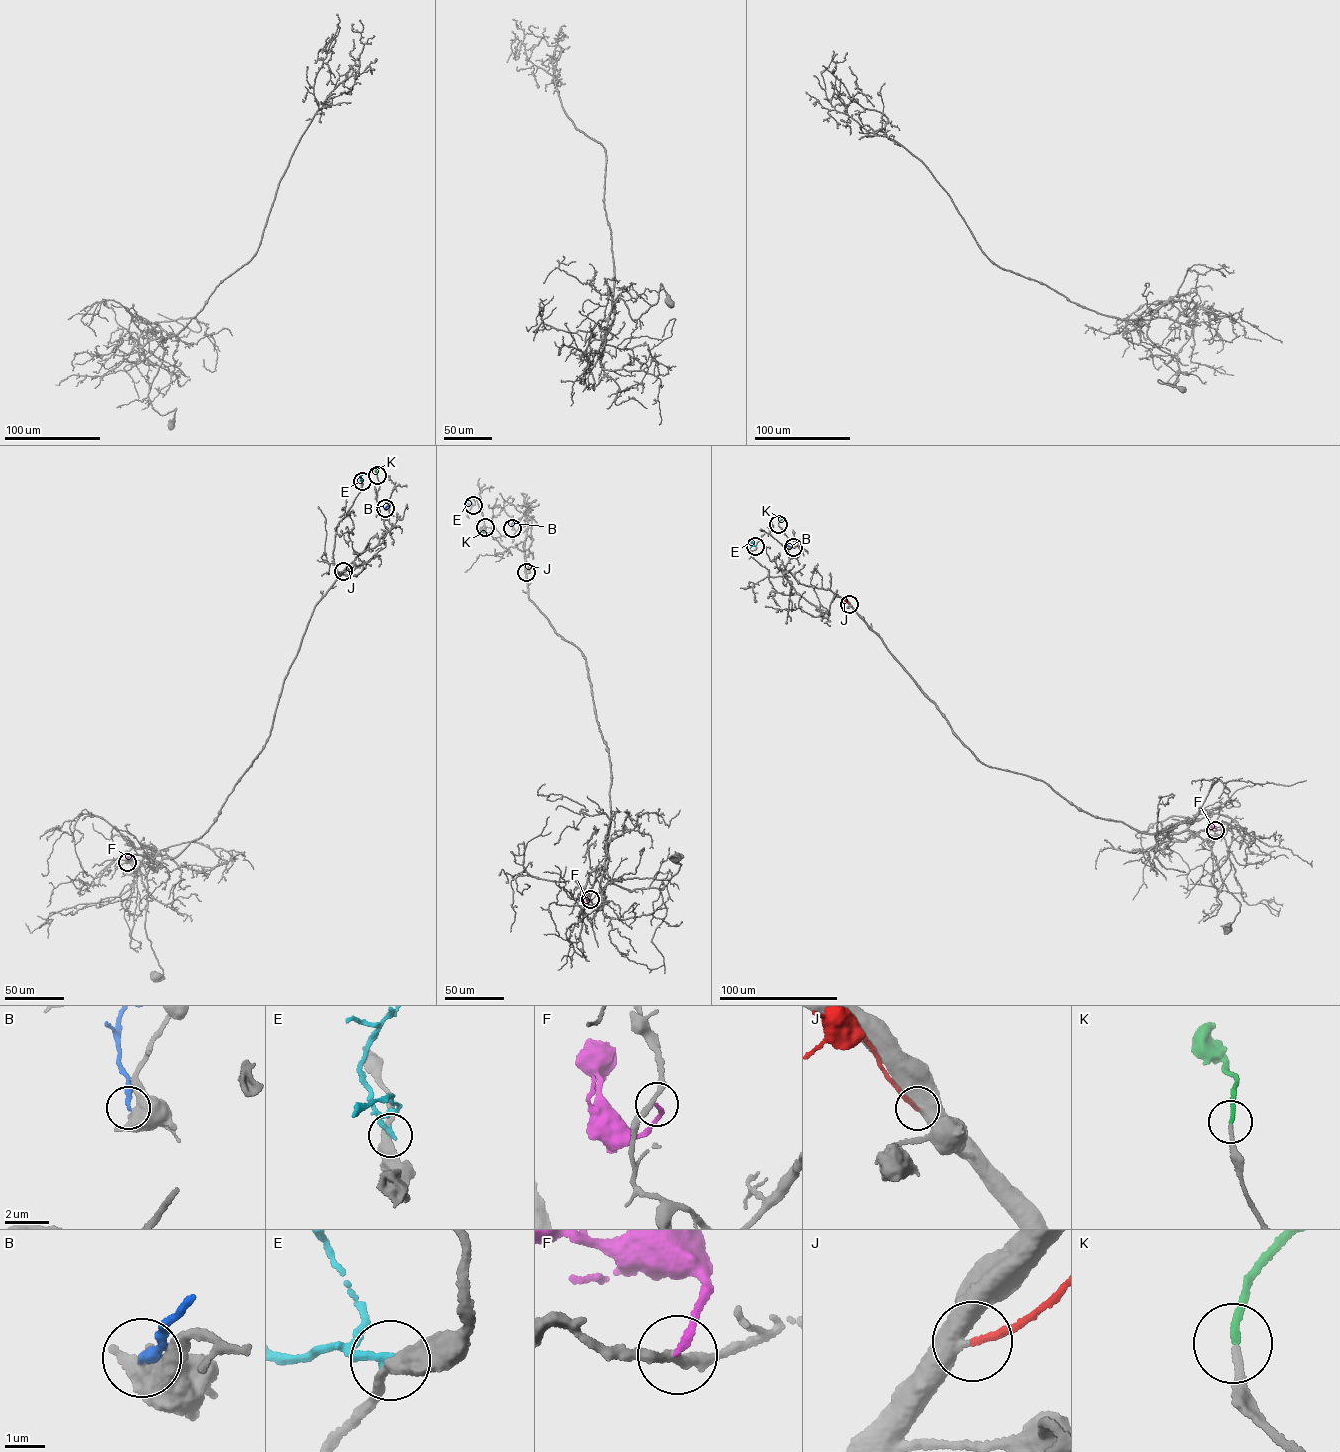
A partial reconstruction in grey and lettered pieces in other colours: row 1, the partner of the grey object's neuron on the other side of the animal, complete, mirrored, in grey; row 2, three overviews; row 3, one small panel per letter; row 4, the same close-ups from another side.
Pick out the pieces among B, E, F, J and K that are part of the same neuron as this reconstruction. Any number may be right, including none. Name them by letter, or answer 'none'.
J, K

